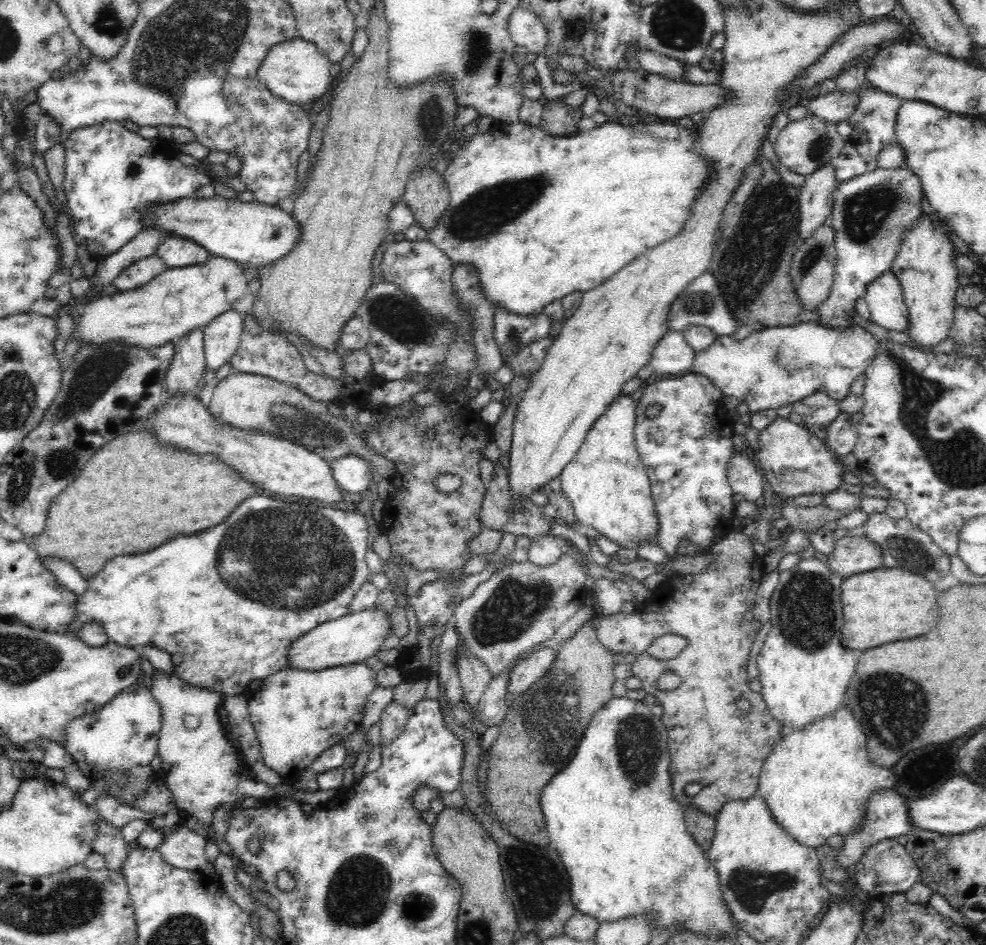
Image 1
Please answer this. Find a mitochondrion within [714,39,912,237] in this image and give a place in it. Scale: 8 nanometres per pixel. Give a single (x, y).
(821, 147)

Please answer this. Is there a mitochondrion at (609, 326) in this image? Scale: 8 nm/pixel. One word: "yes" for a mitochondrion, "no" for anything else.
no

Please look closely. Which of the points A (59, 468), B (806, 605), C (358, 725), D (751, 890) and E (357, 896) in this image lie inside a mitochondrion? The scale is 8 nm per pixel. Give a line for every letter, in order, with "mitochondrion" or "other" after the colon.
A: mitochondrion
B: mitochondrion
C: other
D: mitochondrion
E: mitochondrion

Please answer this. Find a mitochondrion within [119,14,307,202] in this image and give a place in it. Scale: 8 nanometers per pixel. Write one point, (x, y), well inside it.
(133, 174)

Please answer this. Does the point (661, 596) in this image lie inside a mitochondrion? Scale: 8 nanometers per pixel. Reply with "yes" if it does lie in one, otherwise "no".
no

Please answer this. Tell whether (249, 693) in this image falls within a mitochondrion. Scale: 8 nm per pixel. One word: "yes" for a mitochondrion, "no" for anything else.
no

